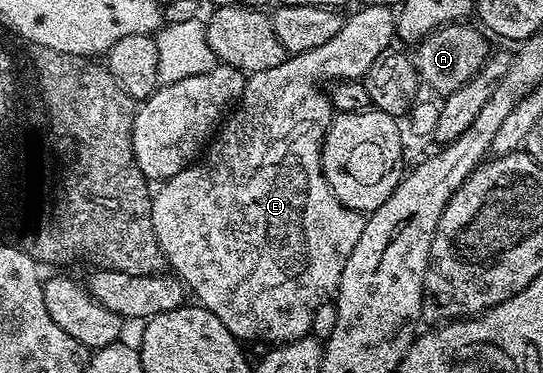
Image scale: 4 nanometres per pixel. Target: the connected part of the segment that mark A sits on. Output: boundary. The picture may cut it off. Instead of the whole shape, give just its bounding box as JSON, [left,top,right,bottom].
[412,23,491,95]

